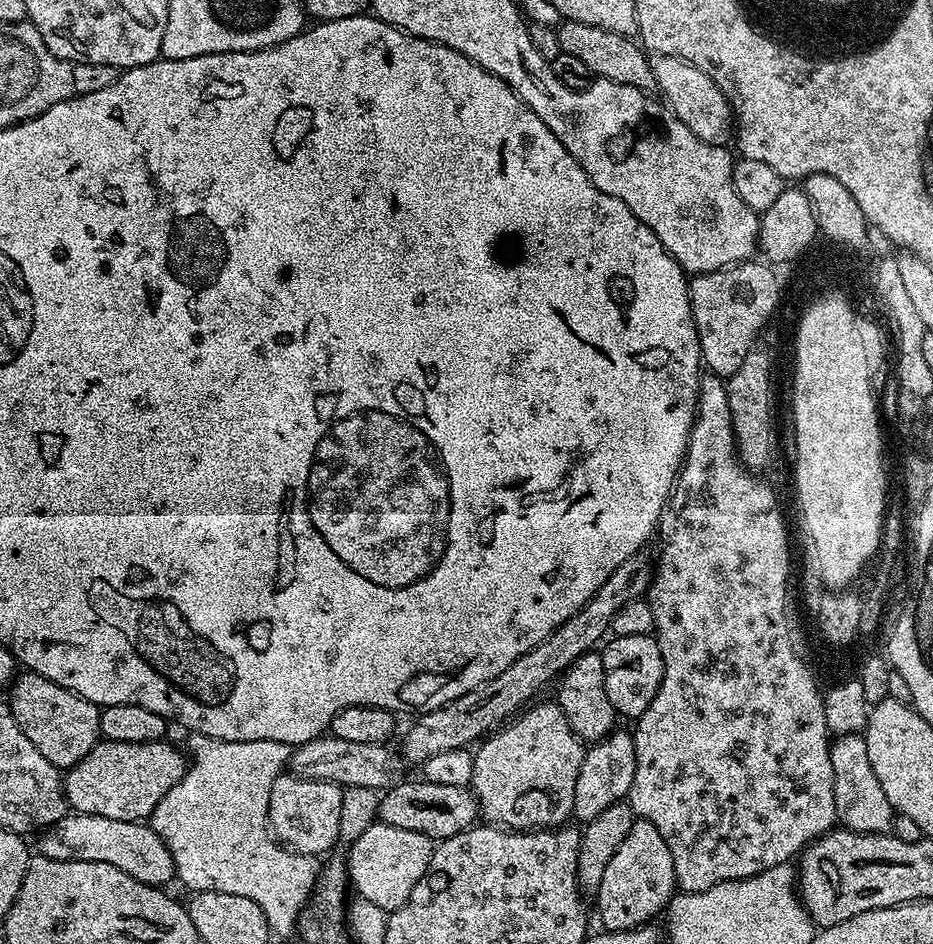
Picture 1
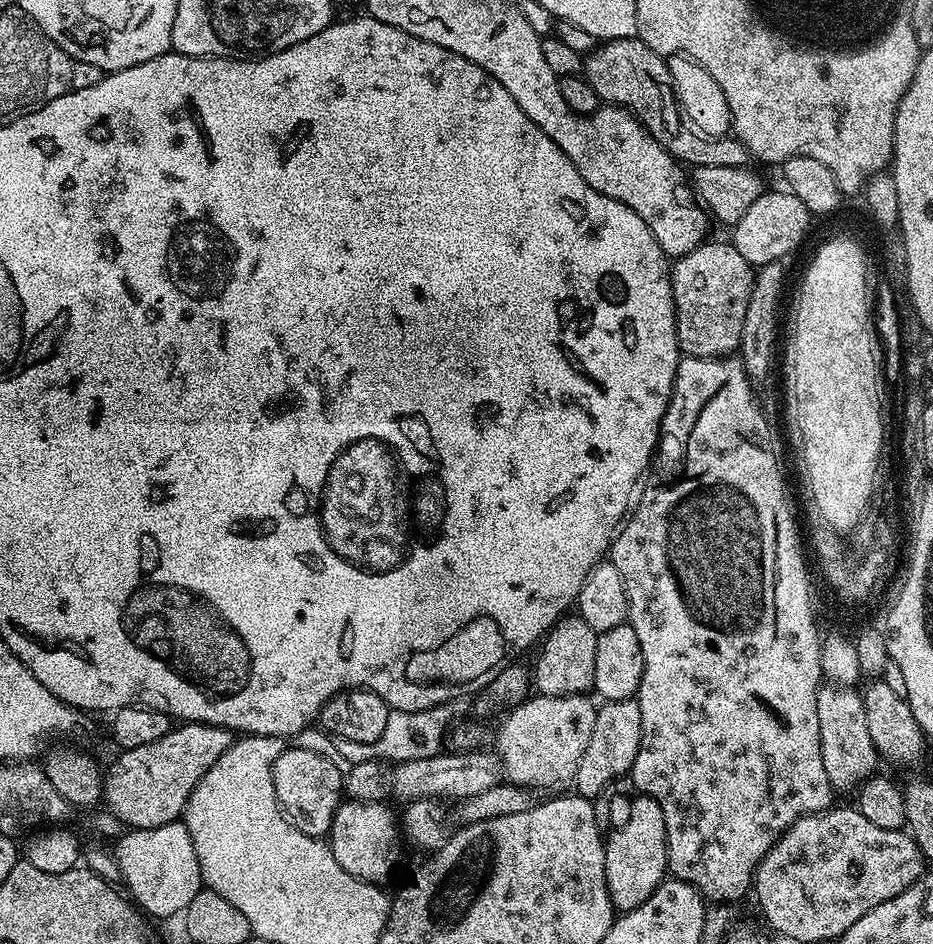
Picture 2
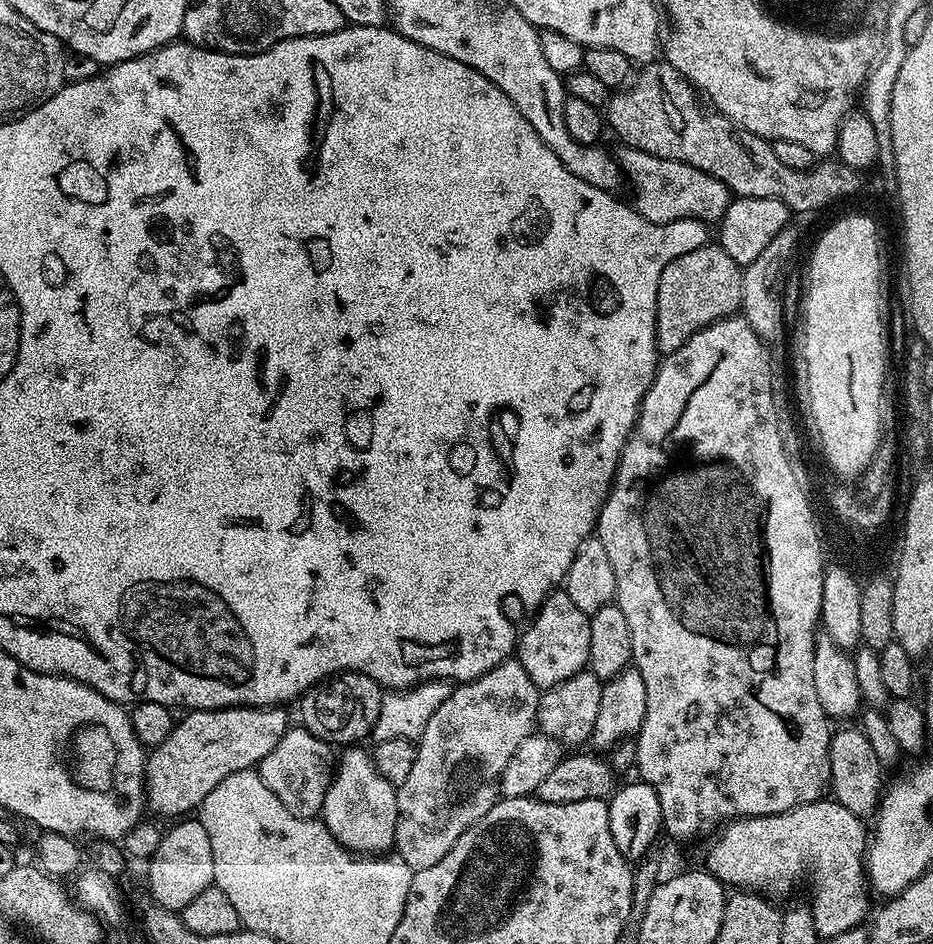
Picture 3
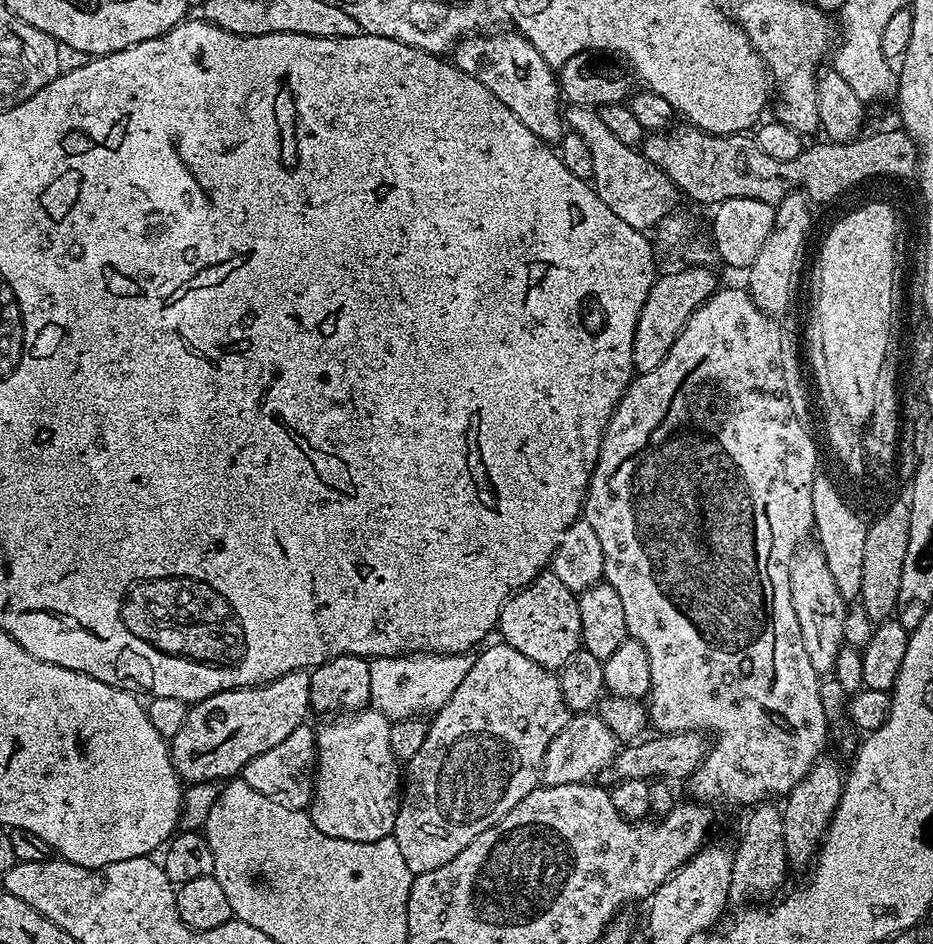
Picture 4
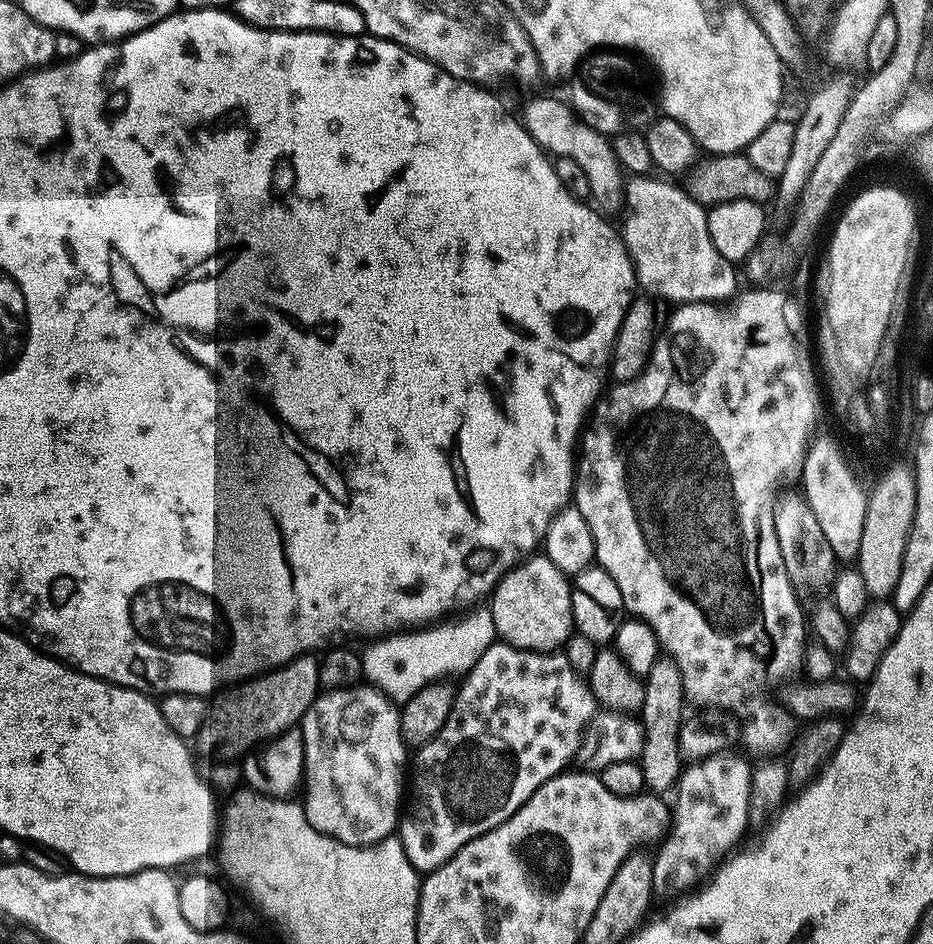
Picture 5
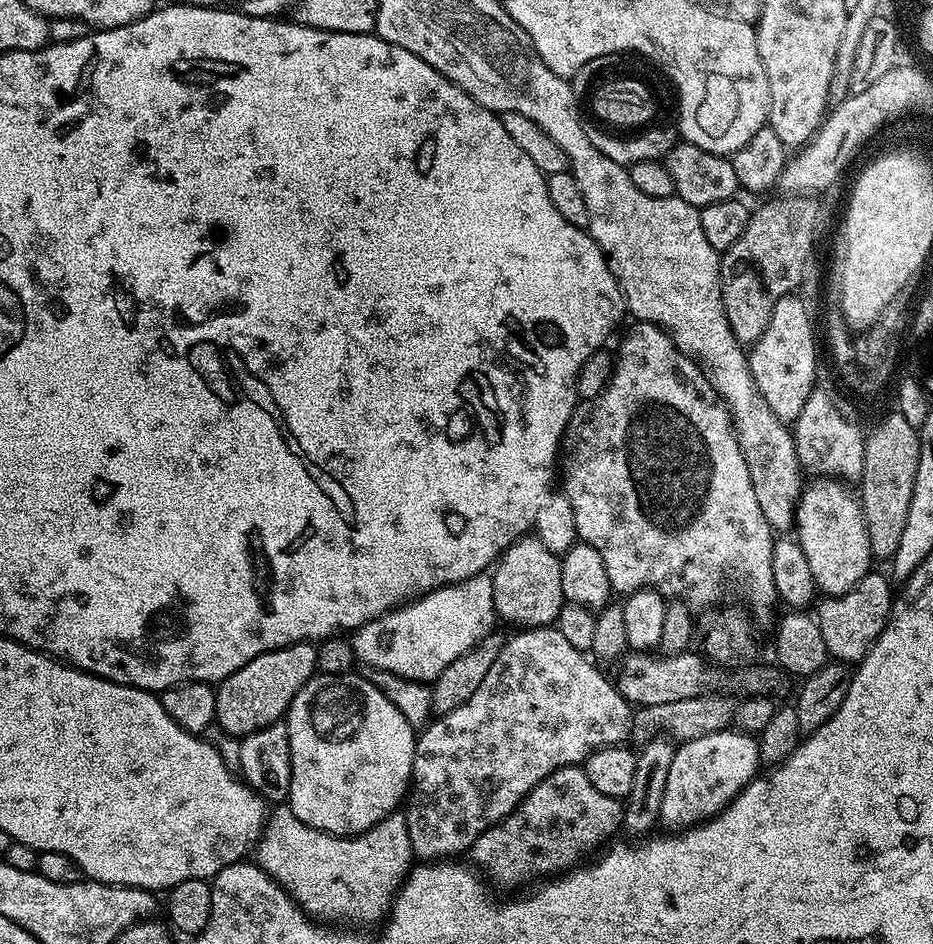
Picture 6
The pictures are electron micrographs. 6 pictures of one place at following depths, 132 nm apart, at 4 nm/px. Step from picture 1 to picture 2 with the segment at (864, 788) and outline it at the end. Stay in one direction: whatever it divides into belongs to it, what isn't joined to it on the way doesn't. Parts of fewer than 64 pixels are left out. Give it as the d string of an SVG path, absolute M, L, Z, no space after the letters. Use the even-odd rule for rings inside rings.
M824 686L817 692L818 730L822 742L822 766L830 778L833 793L855 793L860 785L877 771L878 753L866 726L864 697L852 686Z

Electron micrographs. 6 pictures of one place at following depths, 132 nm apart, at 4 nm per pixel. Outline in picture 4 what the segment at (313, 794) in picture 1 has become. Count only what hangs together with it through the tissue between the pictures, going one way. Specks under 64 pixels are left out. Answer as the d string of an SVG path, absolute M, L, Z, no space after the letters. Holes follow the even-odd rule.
M305 722L292 731L278 746L266 750L266 754L258 754L258 758L250 758L246 762L242 778L258 794L266 794L270 802L278 802L278 806L286 806L290 810L305 811L312 803L312 794L316 790L316 733L313 725Z

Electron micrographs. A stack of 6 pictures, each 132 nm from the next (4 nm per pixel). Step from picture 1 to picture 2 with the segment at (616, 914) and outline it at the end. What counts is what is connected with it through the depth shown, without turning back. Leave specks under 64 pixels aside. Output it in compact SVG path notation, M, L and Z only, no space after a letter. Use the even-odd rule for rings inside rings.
M643 794L633 795L631 798L623 796L611 801L611 823L616 823L612 833L607 833L604 842L606 854L606 886L610 890L613 909L623 914L642 906L650 894L659 884L664 883L668 872L668 843L666 842L666 822L662 818L662 806L654 802L654 798Z

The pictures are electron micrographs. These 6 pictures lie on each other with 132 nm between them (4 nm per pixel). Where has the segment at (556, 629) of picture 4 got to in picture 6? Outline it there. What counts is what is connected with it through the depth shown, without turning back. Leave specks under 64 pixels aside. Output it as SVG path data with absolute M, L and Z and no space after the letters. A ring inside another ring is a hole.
M525 534L514 541L500 555L491 569L494 586L494 606L501 621L513 620L521 629L546 628L555 625L558 614L566 602L562 594L560 557L550 554L535 534Z

